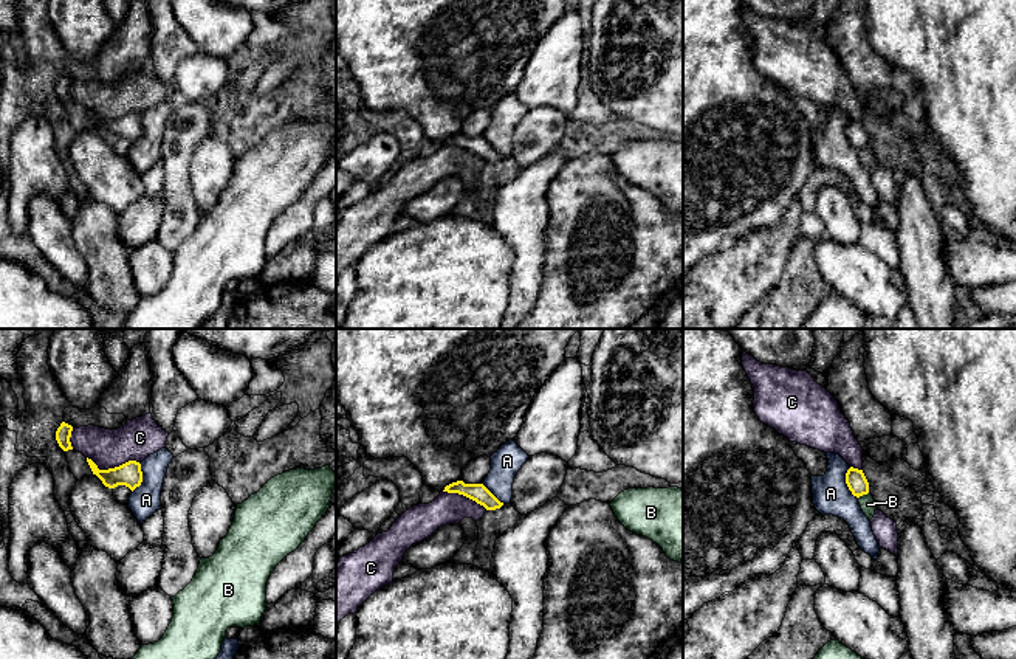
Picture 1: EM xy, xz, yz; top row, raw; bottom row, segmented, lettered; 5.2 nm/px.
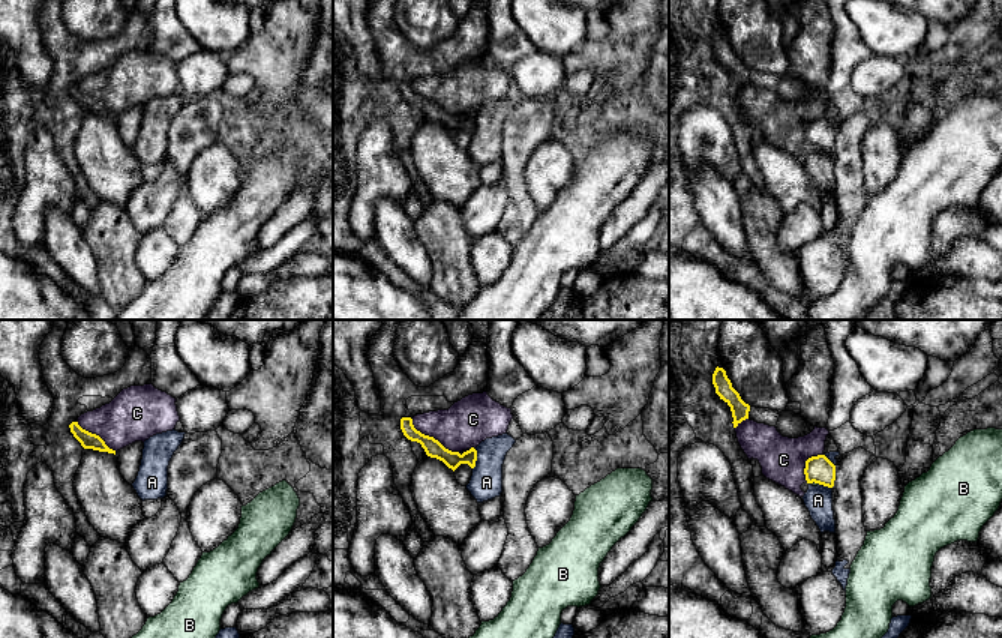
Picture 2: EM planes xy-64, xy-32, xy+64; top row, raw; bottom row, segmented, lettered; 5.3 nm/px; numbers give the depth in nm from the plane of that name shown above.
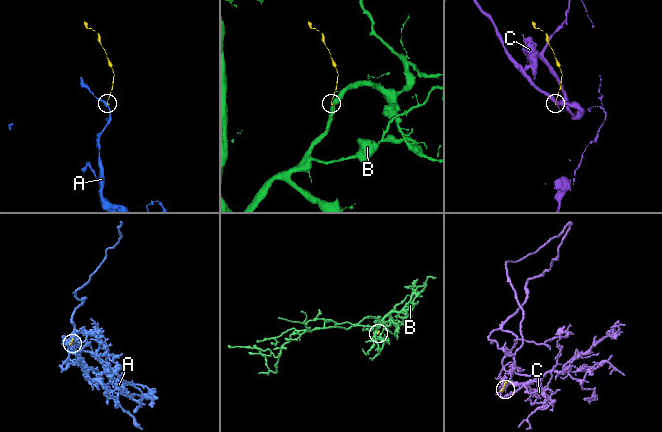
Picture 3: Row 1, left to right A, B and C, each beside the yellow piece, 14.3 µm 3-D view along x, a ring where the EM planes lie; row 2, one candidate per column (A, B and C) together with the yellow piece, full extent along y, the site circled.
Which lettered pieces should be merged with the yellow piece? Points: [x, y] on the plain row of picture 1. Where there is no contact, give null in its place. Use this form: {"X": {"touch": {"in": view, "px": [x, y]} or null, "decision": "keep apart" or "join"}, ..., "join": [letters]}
{"A": {"touch": {"in": "yz", "px": [846, 135]}, "decision": "keep apart"}, "B": {"touch": {"in": "yz", "px": [861, 148]}, "decision": "keep apart"}, "C": {"touch": {"in": "xy", "px": [113, 121]}, "decision": "keep apart"}, "join": []}

